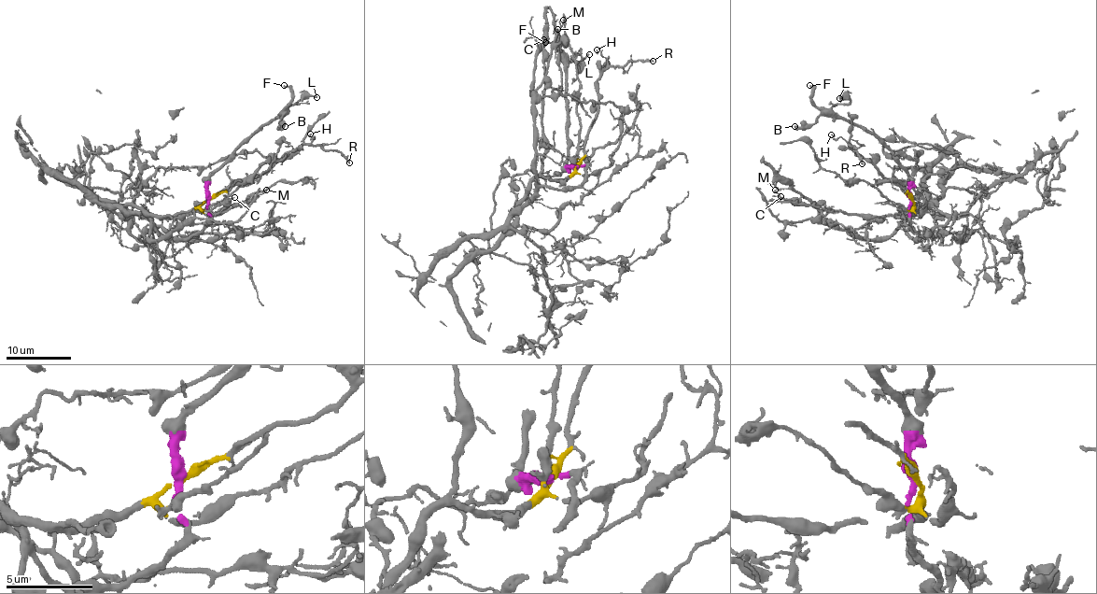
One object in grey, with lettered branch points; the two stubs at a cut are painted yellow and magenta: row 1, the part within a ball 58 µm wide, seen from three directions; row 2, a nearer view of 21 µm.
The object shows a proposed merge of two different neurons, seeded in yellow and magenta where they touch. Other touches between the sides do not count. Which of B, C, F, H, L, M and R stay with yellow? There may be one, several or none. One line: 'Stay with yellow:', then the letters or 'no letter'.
Stay with yellow: C, H, M, R

